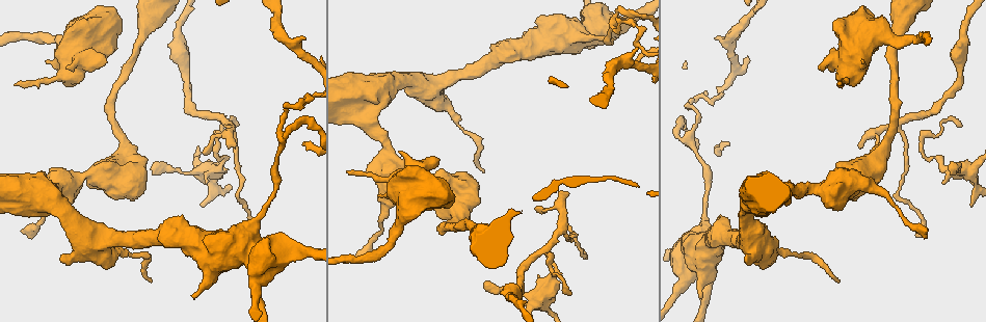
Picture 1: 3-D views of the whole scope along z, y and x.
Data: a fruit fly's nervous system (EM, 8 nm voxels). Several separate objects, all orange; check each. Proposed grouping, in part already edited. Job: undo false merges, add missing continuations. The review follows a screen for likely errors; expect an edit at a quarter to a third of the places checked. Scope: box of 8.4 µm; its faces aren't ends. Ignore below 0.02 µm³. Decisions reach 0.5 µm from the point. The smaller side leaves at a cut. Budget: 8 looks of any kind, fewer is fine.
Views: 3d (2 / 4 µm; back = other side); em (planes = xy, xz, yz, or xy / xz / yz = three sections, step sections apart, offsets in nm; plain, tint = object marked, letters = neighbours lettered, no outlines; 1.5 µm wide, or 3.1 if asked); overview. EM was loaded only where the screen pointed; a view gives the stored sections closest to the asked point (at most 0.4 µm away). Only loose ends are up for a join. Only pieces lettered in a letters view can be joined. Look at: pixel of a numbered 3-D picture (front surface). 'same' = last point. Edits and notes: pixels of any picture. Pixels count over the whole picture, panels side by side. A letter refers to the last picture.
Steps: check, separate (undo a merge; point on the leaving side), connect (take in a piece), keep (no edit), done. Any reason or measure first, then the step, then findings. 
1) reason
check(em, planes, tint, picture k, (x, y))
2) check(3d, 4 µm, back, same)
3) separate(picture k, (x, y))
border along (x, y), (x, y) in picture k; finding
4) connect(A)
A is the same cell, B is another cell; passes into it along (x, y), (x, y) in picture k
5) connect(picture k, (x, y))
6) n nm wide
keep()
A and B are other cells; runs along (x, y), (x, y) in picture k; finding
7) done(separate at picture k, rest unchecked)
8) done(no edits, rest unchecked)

tapers out
check(em, yz, step 8, letters, picture 1, (347, 172))

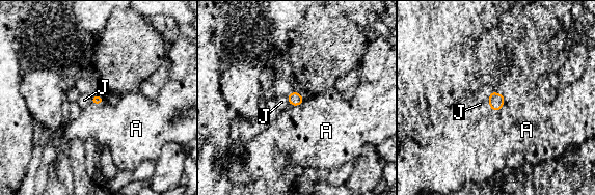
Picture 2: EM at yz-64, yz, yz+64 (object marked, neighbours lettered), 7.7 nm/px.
keep()
A and J are other cells; border along (287, 96), (289, 103) in picture 2; no lettered piece goes on from it

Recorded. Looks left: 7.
narrows sharply
check(3d, 2 µm, back, picture 1, (378, 234))

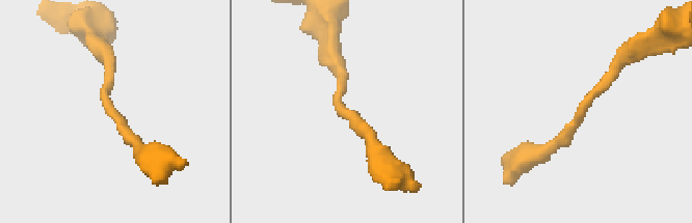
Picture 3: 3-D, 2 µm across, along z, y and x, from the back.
check(em, yz, step 4, tint, picture 3, (345, 112))

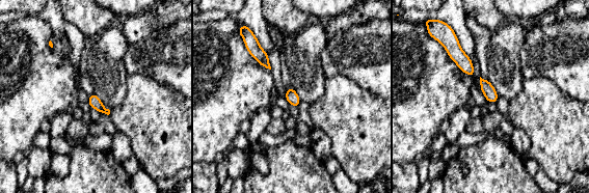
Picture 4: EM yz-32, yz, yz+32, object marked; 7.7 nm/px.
check(em, planes, letters, same)

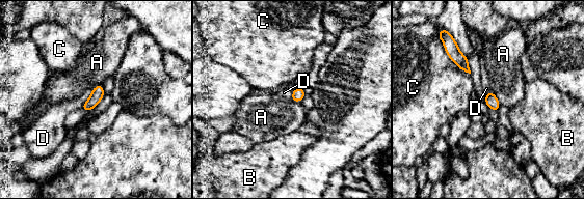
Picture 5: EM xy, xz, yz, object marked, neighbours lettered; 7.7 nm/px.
C touches over 300 nm
keep()
A, B, C and D are other cells; border along (492, 90), (500, 104) in picture 5; one cell here

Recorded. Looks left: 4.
a narrow waist
check(3d, 2 µm, back, picture 1, (610, 85))

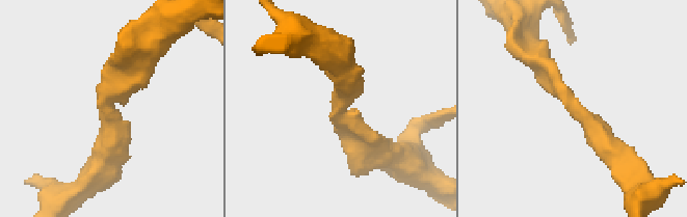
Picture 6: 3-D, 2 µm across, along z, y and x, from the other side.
check(em, planes, letters, picture 6, (344, 112))

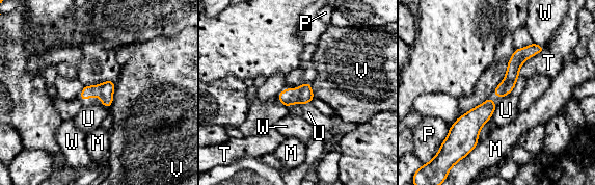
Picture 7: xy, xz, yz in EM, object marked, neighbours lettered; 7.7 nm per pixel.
110 nm wide
keep()
M, P, T, U, V and W are other cells; border along (519, 76), (514, 87), (502, 98) in picture 7; all the same cell

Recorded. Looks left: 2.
done(no edits, rest unchecked)

